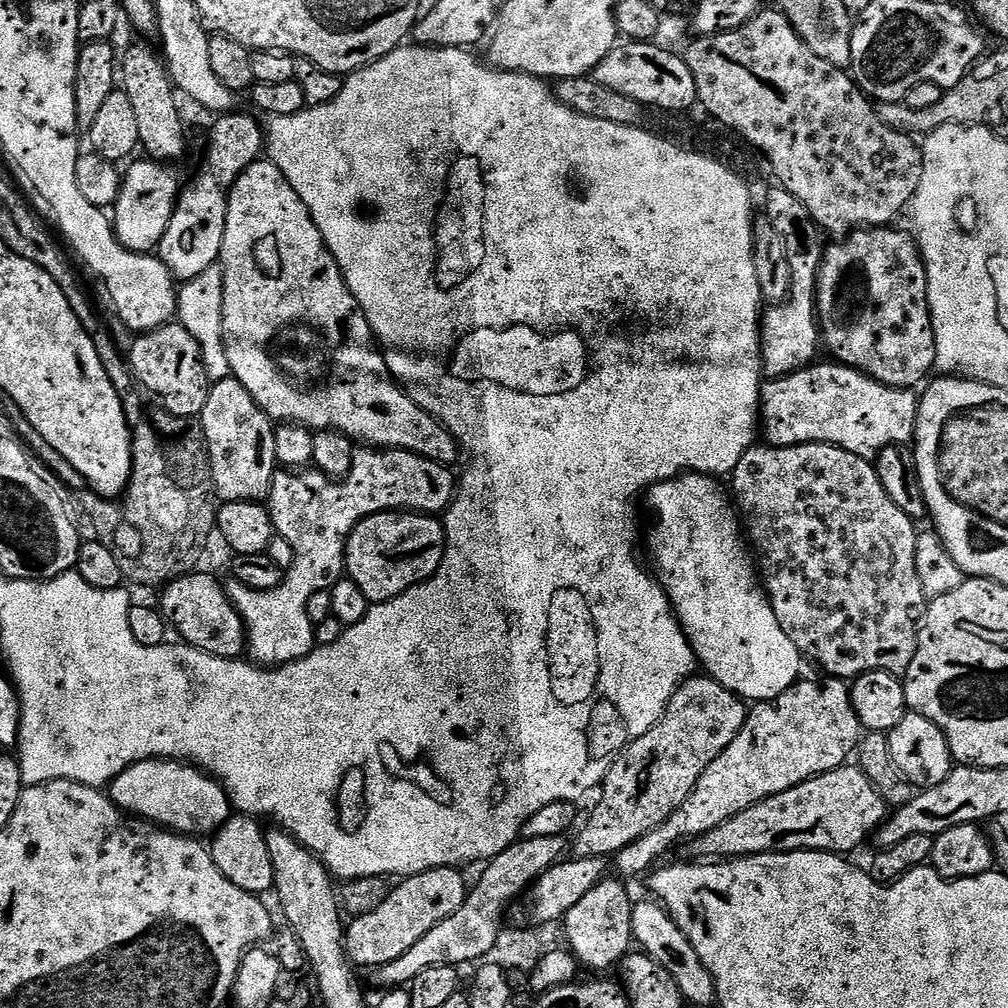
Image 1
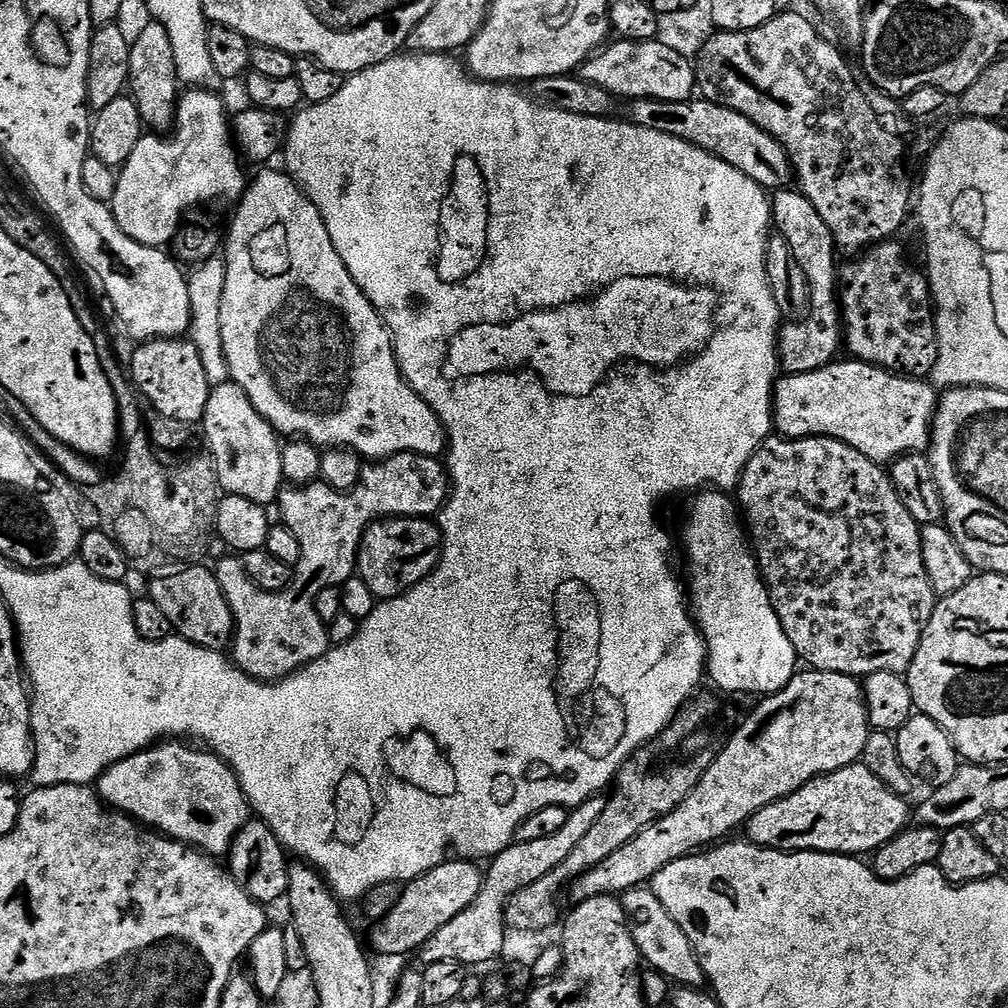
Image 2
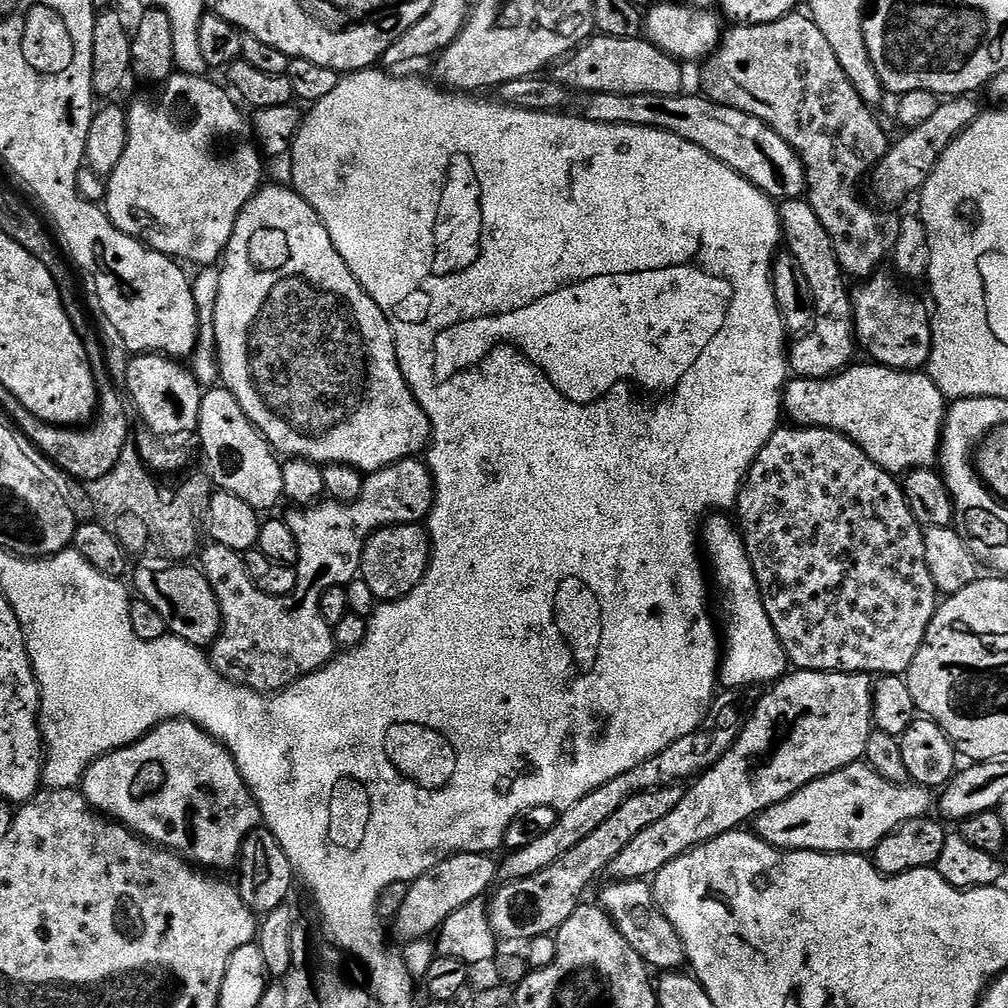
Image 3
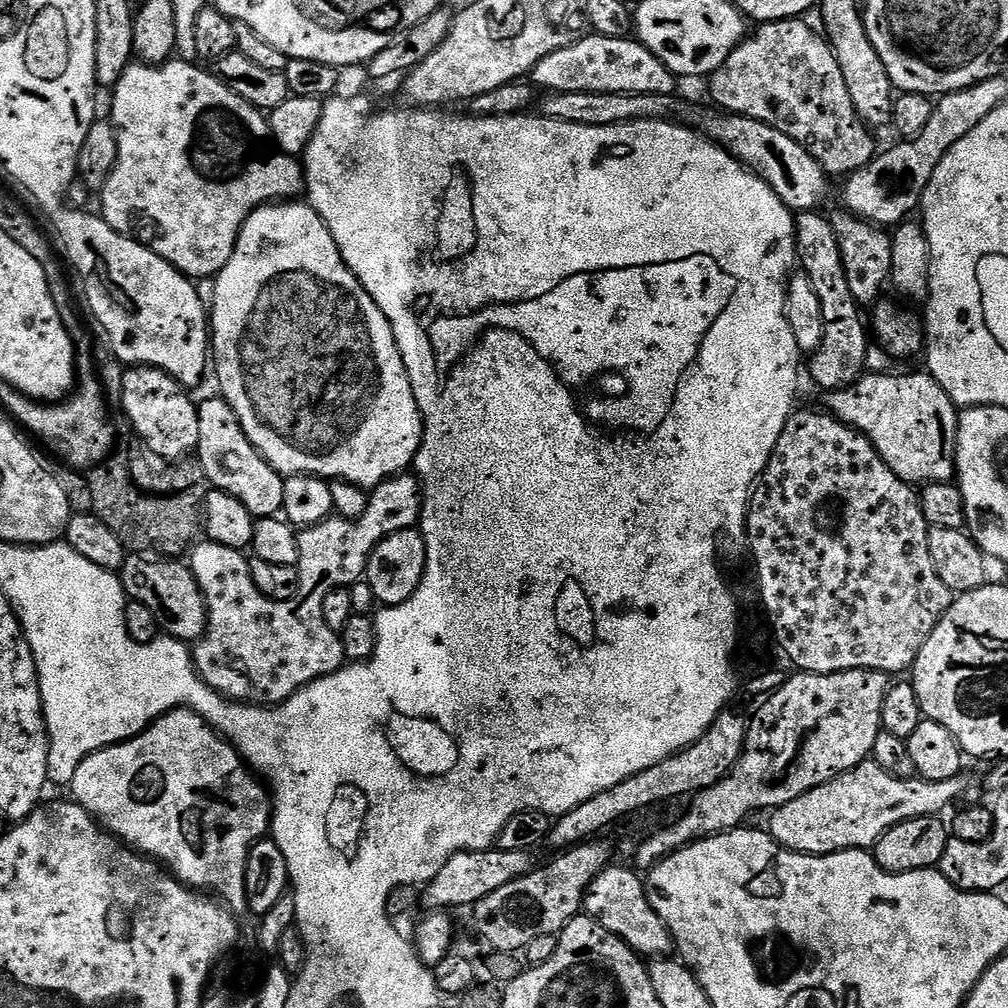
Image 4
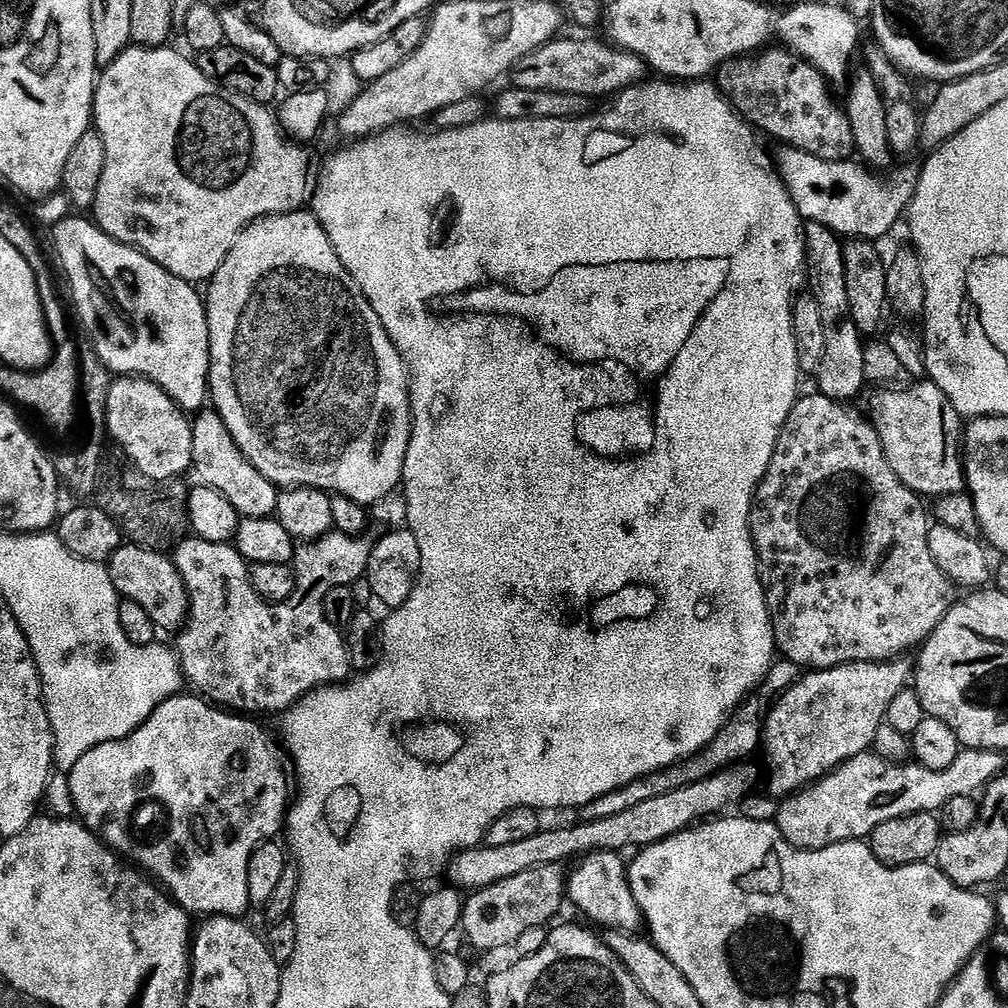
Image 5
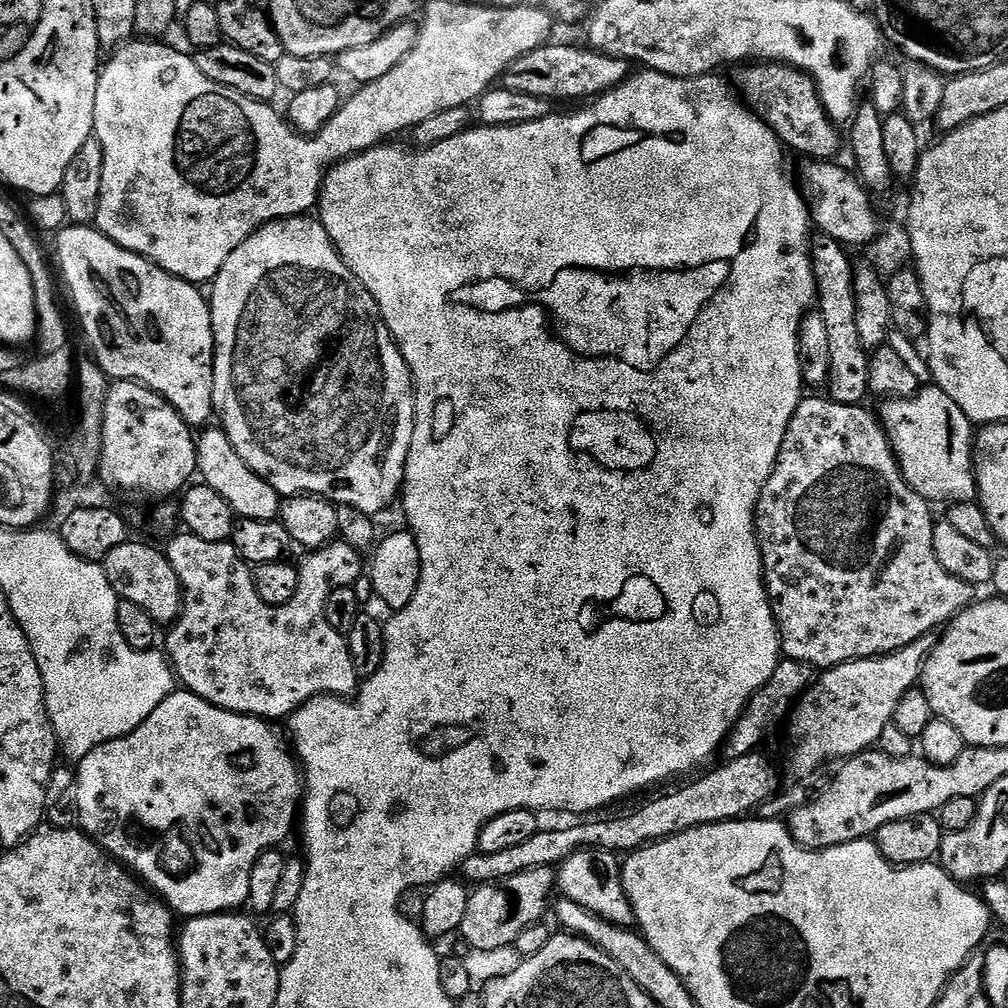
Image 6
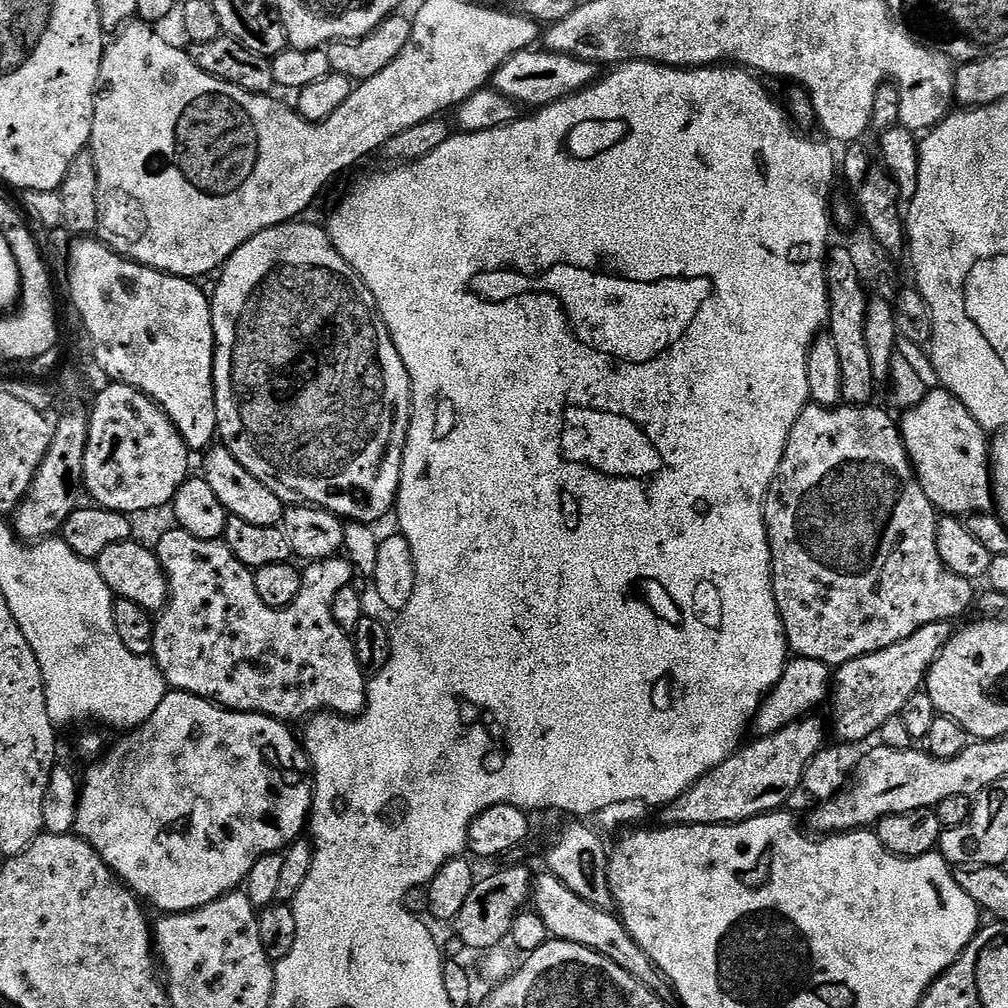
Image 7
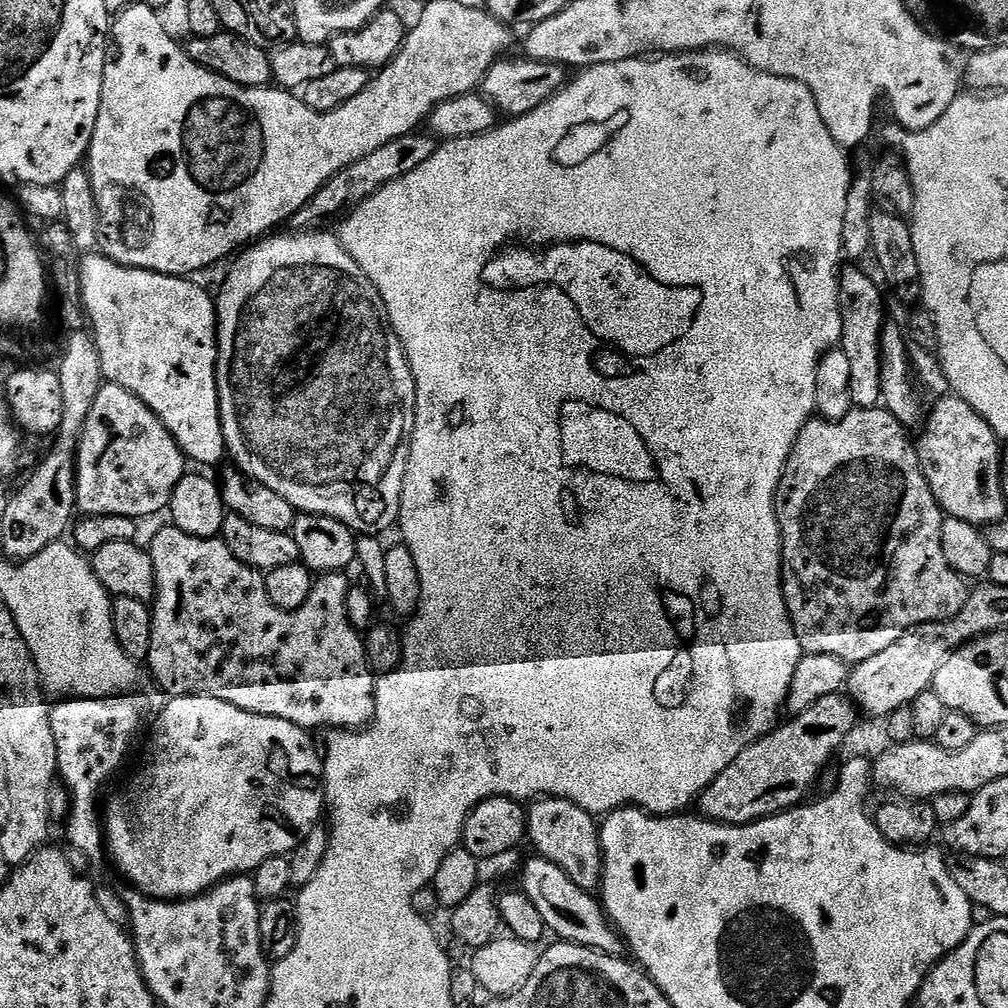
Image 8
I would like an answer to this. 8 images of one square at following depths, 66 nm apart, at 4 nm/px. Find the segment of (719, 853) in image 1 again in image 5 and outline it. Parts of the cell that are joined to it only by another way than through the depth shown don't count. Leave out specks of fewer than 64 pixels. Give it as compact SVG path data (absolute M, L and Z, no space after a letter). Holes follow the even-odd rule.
M970 748L961 751L954 766L946 770L930 770L915 762L887 764L875 751L869 750L847 760L795 796L787 797L777 810L774 823L786 842L806 852L816 852L819 848L842 844L846 840L863 841L871 837L882 822L890 822L890 818L919 812L939 813L954 798L975 797L1005 771L1004 760L1001 753Z

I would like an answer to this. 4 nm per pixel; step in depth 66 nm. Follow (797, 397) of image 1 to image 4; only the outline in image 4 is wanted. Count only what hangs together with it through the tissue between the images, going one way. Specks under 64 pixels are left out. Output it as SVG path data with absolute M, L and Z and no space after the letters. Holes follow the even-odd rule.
M923 371L912 372L909 376L868 376L861 375L860 379L848 384L844 388L834 388L827 393L828 396L824 400L823 407L829 416L836 420L840 420L846 426L850 426L855 432L862 433L867 440L872 443L876 453L882 458L882 462L886 462L886 466L890 466L890 470L894 470L894 474L900 480L905 480L907 484L913 486L923 486L925 484L947 484L956 475L956 421L958 419L958 409L952 403L952 399L946 394L946 390L942 390L942 386L938 386L938 382L933 376L925 374Z

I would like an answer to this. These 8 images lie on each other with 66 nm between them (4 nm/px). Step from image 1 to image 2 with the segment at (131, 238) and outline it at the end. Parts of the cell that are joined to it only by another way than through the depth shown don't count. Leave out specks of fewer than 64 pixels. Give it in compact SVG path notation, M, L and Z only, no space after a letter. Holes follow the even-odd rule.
M212 90L185 91L176 105L176 122L171 133L141 136L138 146L134 146L134 154L130 154L128 161L119 169L110 207L118 226L134 238L134 242L163 249L175 241L188 208L196 208L216 199L236 202L243 196L246 175L240 165L242 157L234 143L229 113L224 113L224 104L216 95Z

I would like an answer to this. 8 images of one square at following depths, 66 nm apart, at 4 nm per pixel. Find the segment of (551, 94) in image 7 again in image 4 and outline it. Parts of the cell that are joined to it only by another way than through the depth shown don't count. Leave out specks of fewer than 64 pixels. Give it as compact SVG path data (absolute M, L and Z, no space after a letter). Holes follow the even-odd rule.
M597 34L581 35L570 46L546 54L532 67L530 80L537 89L548 92L629 92L651 96L673 95L678 84L678 77L639 40Z

